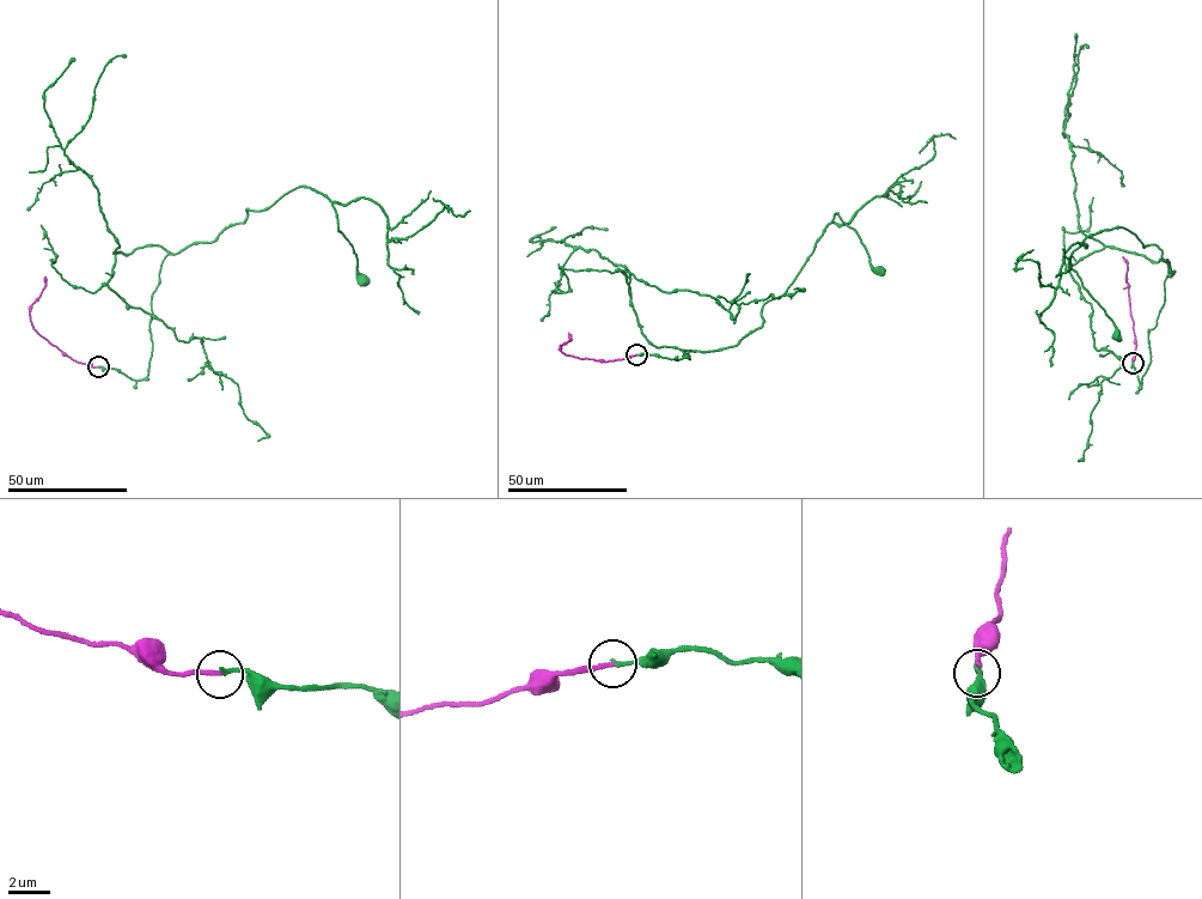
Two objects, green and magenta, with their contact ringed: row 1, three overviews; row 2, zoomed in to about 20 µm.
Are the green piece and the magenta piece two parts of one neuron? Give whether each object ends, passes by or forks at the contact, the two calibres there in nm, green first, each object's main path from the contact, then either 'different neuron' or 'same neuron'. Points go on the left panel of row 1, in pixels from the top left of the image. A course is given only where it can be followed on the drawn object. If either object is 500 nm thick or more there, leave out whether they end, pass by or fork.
green ends there; magenta ends there; 170 nm thick on the green side, 240 nm on the other; green runs (98, 366), (145, 378), (168, 254), (212, 242), (246, 210), (301, 186), (331, 202), (362, 280); magenta runs (98, 366), (73, 360), (34, 328), (29, 307), (40, 296), (46, 277); same neuron

